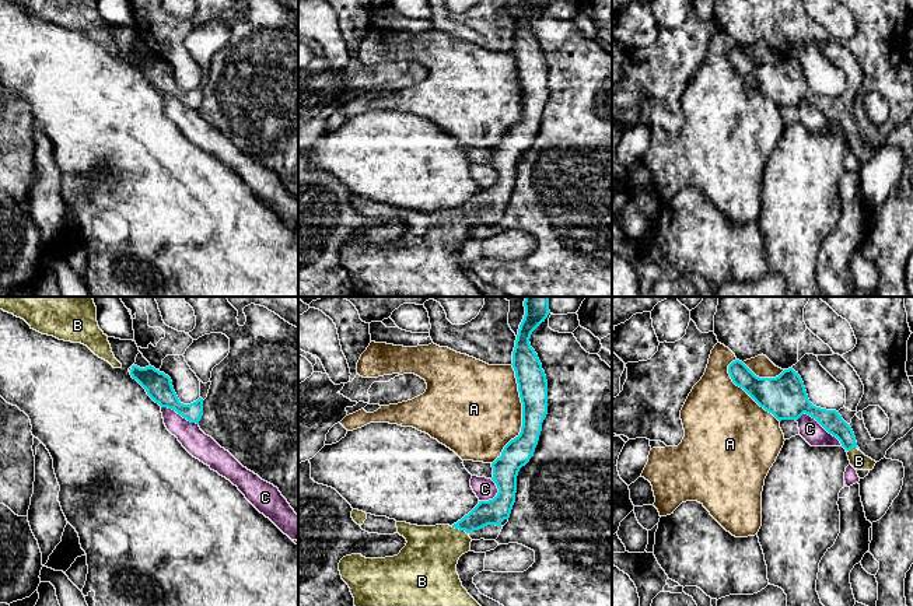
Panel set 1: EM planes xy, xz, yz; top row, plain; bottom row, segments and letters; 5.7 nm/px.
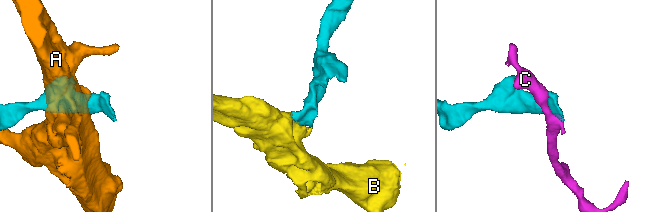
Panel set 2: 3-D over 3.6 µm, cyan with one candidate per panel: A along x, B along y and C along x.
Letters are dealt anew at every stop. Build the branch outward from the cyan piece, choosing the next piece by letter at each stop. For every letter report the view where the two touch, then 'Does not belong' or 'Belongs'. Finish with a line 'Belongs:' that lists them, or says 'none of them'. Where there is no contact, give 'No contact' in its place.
A: Touches cyan in xz. Does not belong
B: Touches cyan in xz. Belongs
C: Touches cyan in yz. Does not belong
Belongs: B

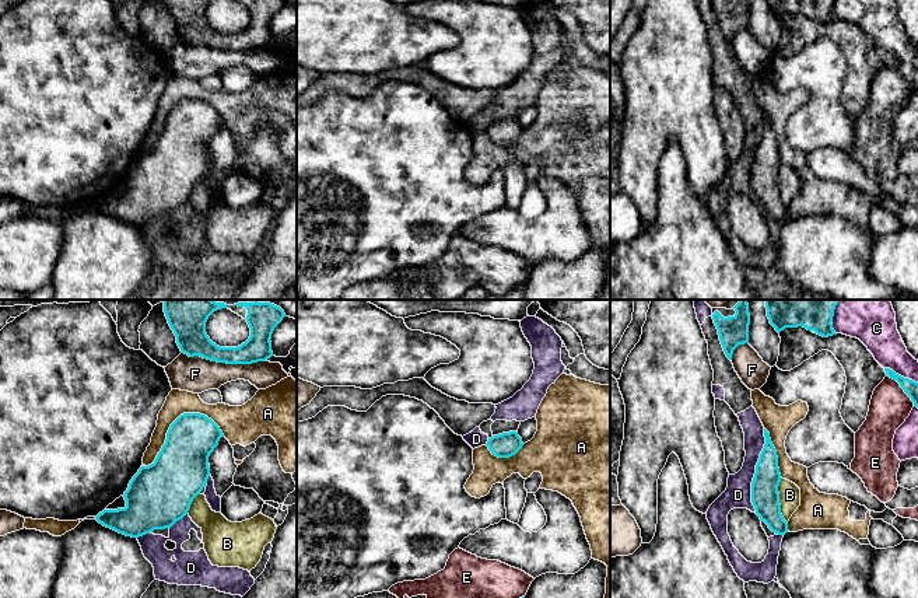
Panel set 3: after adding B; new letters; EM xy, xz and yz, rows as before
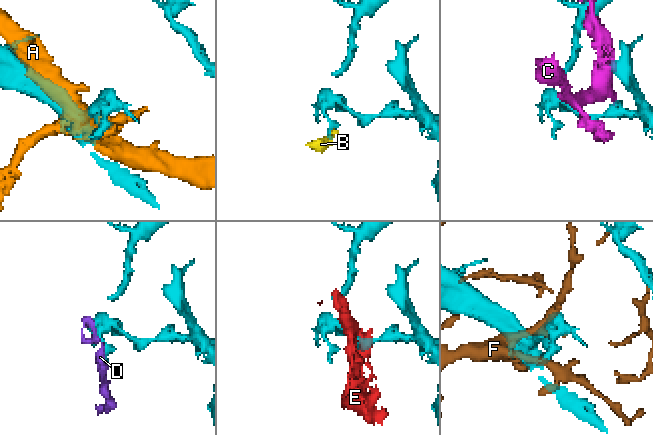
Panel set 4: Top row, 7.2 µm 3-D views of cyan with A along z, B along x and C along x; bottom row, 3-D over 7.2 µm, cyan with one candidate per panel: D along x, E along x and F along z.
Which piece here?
A: Touches cyan in xy. Does not belong
B: Touches cyan in yz. Does not belong
C: Touches cyan in yz. Does not belong
D: Touches cyan in yz. Does not belong
E: Touches cyan in yz. Does not belong
F: Touches cyan in xy. Does not belong
Belongs: none of them

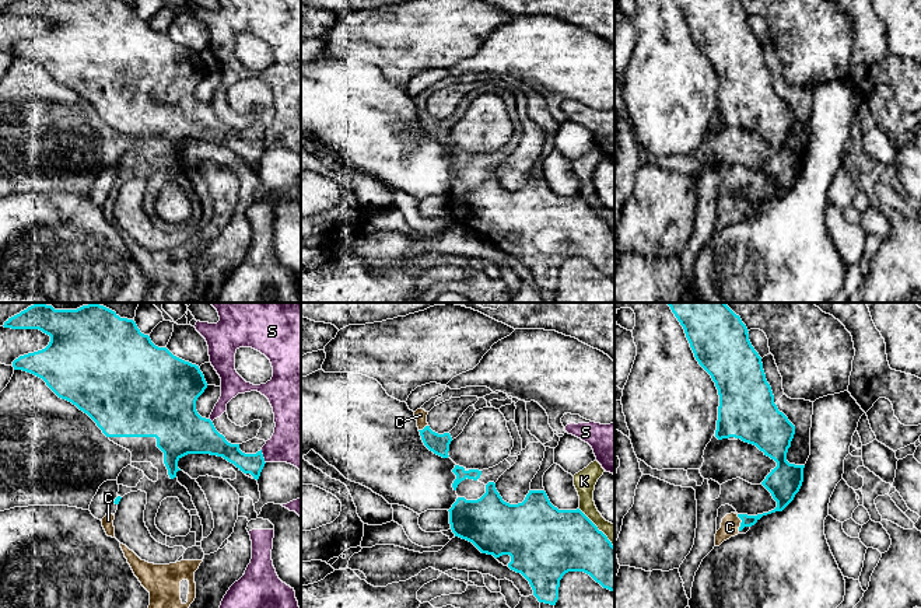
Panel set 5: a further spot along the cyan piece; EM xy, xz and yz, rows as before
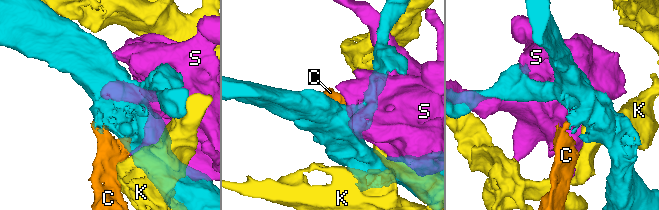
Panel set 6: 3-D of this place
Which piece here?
C: Touches cyan in yz. Belongs
K: Touches cyan in xz. Does not belong
S: Touches cyan in xy. Does not belong
Belongs: C

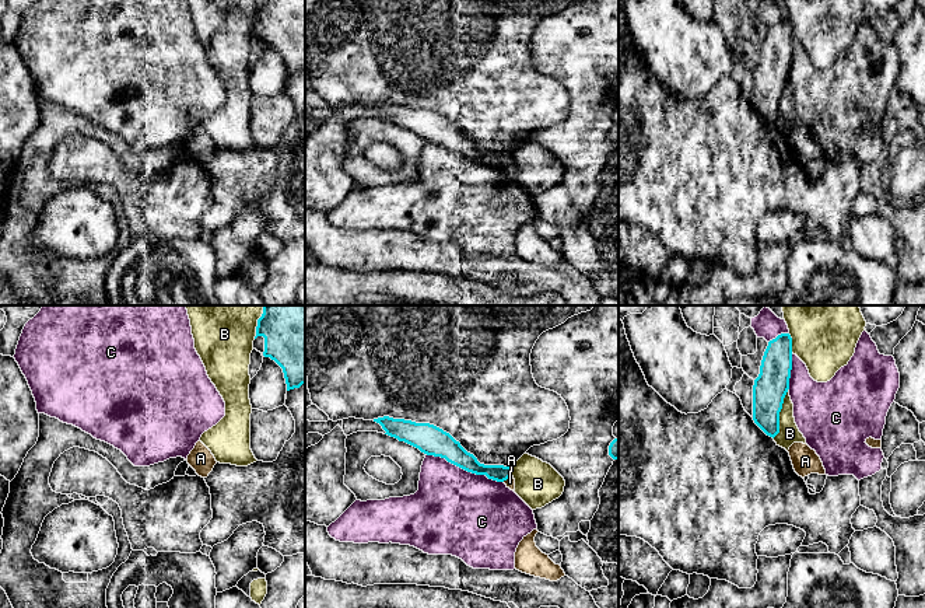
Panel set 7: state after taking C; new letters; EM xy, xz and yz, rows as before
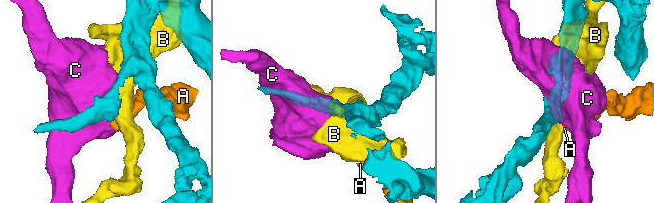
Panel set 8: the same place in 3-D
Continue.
A: Touches cyan in xz. Does not belong
B: Touches cyan in yz. Does not belong
C: Touches cyan in xz. Does not belong
Belongs: none of them

